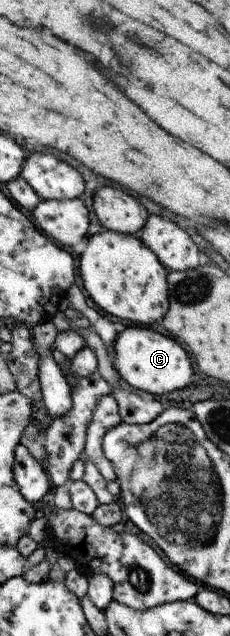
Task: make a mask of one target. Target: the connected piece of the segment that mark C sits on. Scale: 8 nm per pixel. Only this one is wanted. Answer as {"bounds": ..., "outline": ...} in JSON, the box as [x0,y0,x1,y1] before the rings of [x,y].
{"bounds":[113,324,195,397],"outline":[[[127,324],[115,341],[114,353],[113,367],[116,367],[120,377],[132,387],[158,397],[188,387],[194,375],[195,368],[186,348],[172,336],[162,335],[150,327]]]}

